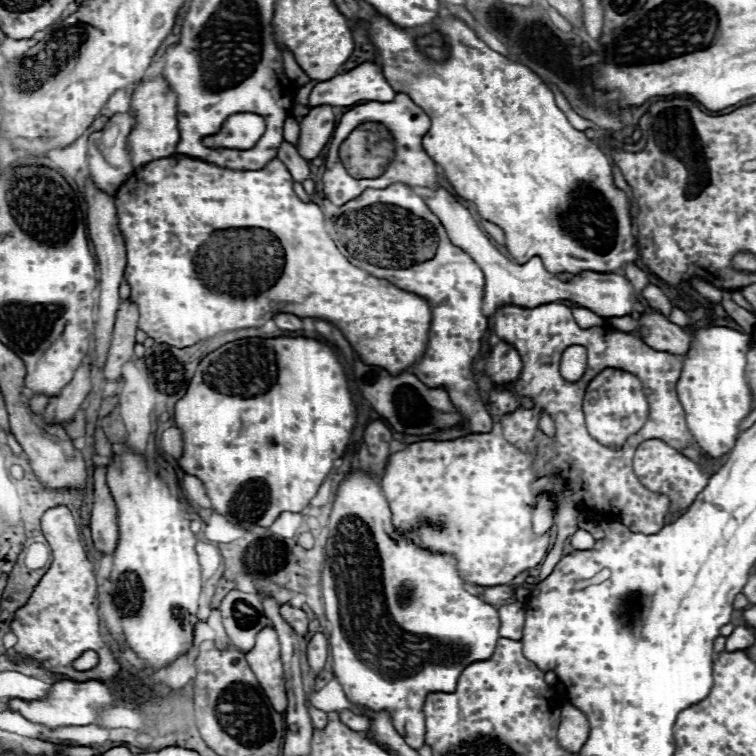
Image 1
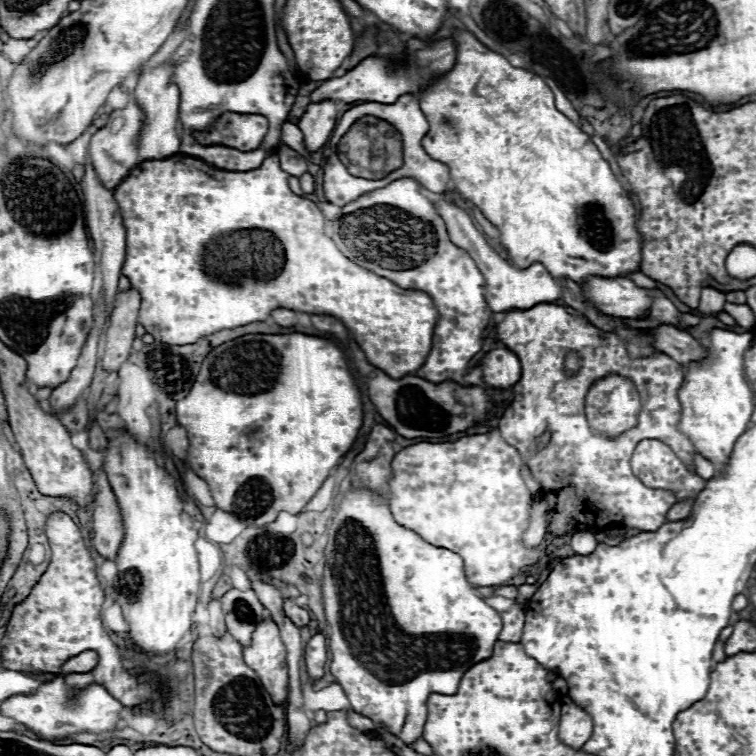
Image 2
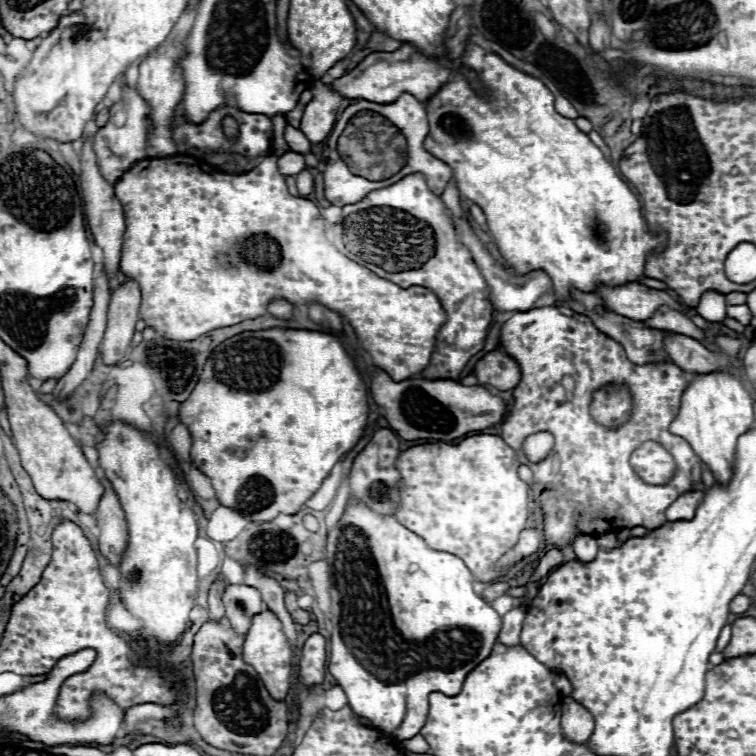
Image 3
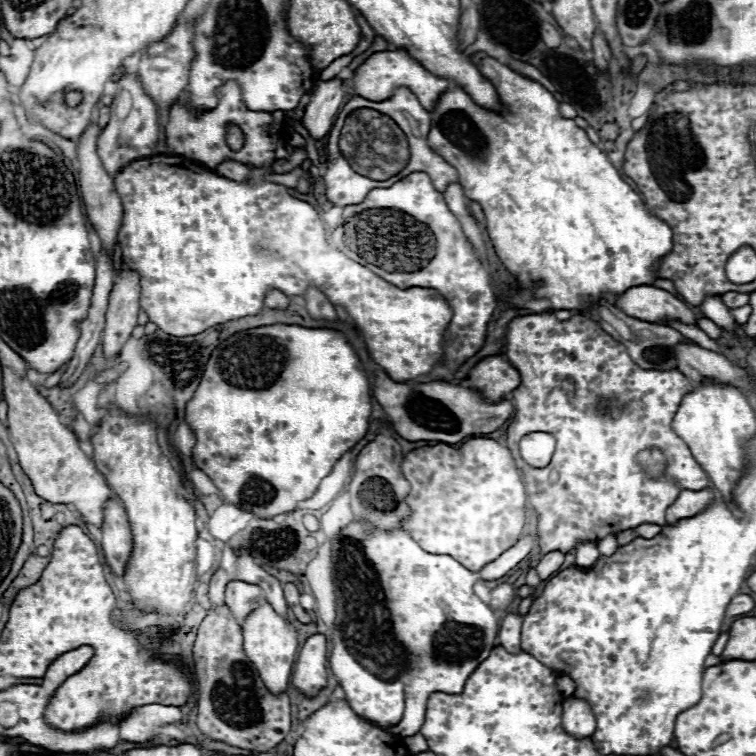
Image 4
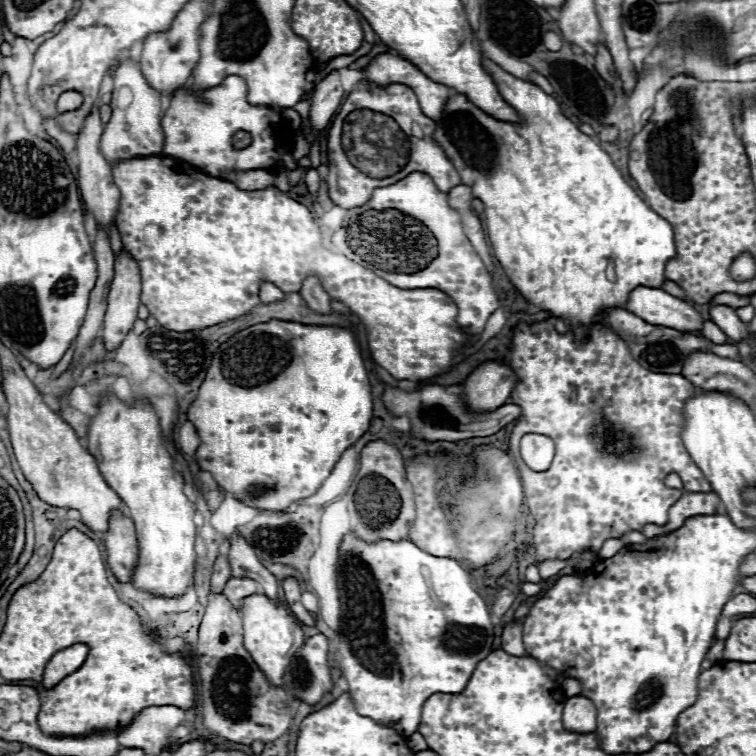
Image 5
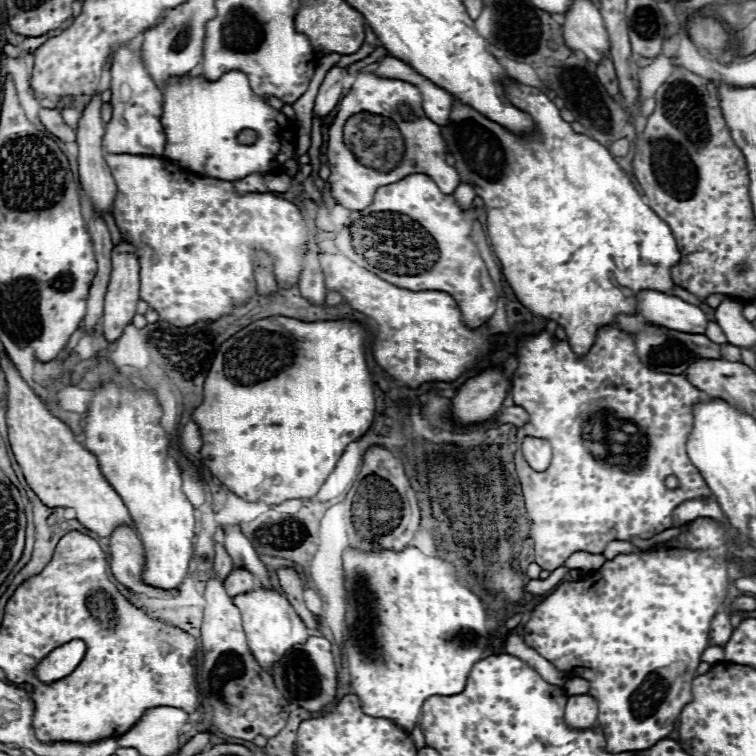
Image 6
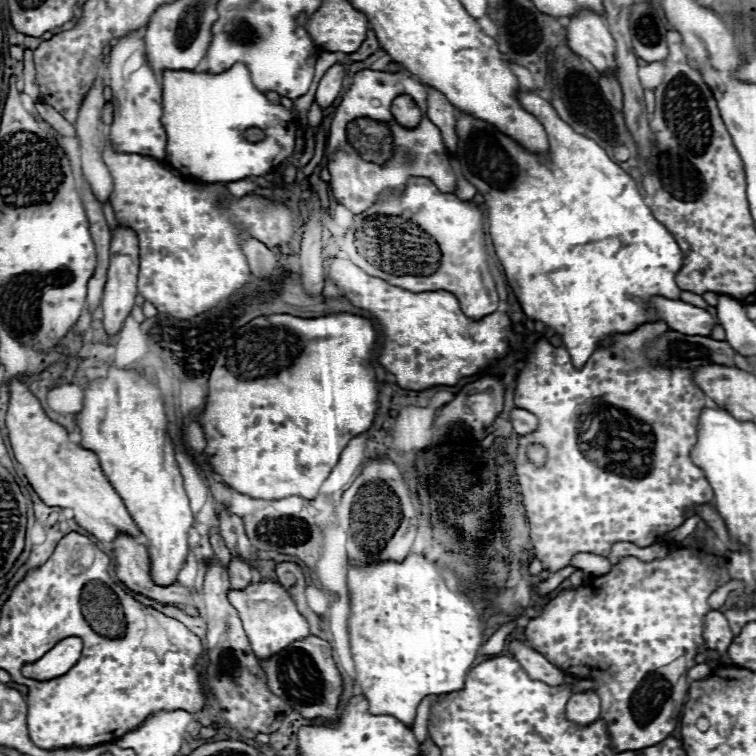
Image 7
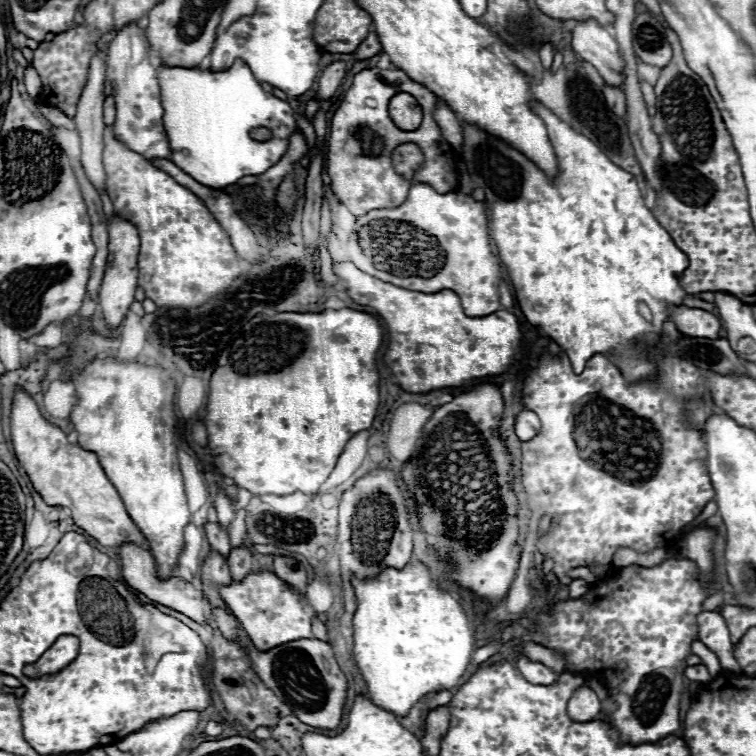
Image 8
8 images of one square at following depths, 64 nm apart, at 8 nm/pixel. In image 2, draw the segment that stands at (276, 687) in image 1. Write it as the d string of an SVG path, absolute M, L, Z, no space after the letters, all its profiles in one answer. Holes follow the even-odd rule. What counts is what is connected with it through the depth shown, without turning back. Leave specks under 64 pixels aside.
M272 620L258 622L252 634L252 644L244 648L244 660L250 668L254 668L274 704L284 706L288 694L286 650L282 646L278 626Z

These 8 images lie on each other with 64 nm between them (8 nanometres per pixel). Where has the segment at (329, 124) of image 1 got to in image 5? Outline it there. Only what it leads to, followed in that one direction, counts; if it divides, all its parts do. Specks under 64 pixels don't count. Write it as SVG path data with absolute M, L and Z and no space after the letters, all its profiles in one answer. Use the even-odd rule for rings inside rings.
M332 72L320 84L316 84L312 94L310 114L308 114L308 122L314 132L322 132L328 126L330 118L334 116L334 112L342 102L342 96L344 96L344 90L340 86L338 72Z

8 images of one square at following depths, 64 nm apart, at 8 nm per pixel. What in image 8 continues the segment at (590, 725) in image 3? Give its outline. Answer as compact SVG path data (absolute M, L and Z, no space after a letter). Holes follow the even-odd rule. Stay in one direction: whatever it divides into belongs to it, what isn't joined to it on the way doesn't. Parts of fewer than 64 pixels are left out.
M588 686L576 688L568 702L568 716L576 722L590 722L600 714L600 700Z

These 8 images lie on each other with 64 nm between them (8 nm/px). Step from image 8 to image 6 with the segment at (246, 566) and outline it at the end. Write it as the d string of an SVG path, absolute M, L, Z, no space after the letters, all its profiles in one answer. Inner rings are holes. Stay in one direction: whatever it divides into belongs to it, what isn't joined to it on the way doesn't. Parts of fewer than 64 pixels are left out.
M232 570L230 576L224 580L224 584L226 584L226 592L230 598L246 594L256 588L254 576L248 570Z

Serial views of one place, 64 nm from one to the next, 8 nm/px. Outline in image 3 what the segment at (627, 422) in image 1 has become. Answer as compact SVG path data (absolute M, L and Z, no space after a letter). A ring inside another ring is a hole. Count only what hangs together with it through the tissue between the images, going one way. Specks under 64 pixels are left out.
M608 384L592 394L590 416L604 428L620 428L632 416L632 396L622 384Z

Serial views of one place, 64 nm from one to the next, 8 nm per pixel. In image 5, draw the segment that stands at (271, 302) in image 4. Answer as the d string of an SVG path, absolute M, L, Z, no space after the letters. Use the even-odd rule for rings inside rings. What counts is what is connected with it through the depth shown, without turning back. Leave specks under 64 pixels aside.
M264 282L262 288L260 288L260 300L264 304L270 304L274 300L282 300L282 296L286 296L286 294L280 288L276 288L274 284L270 284L270 282Z

